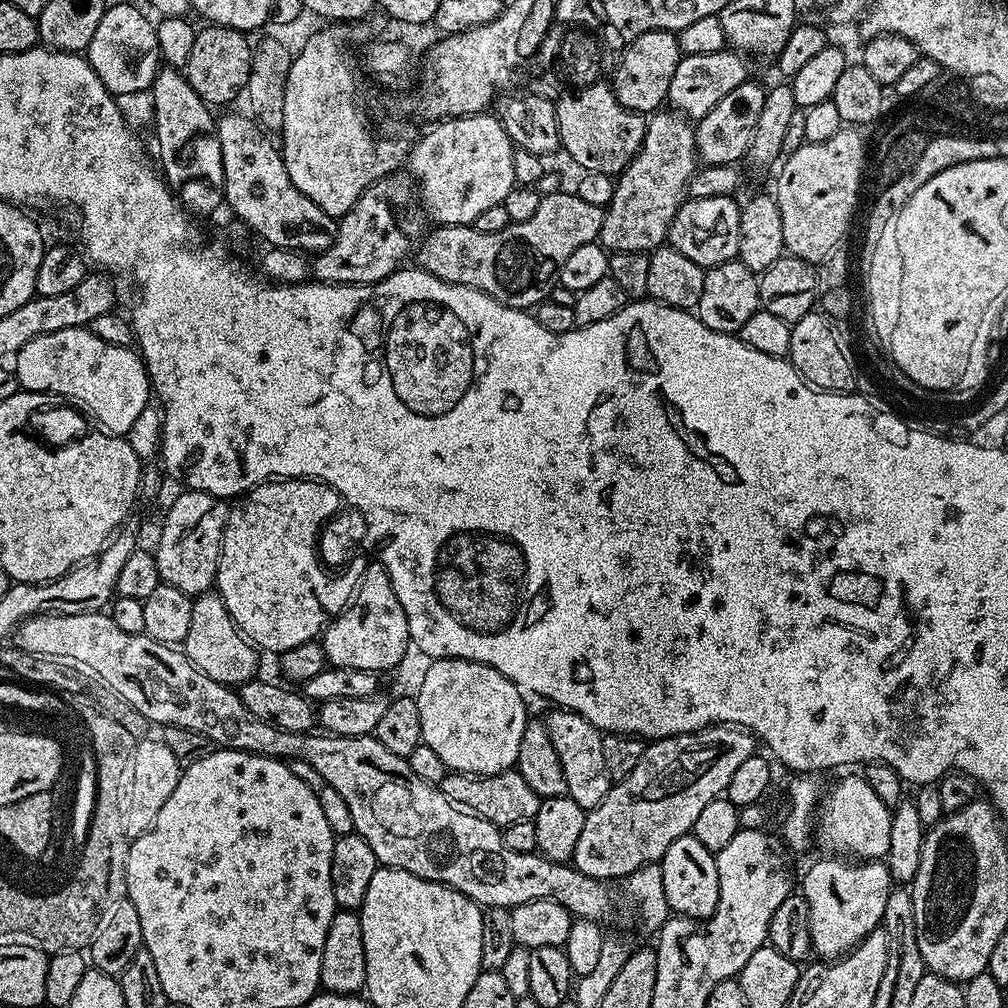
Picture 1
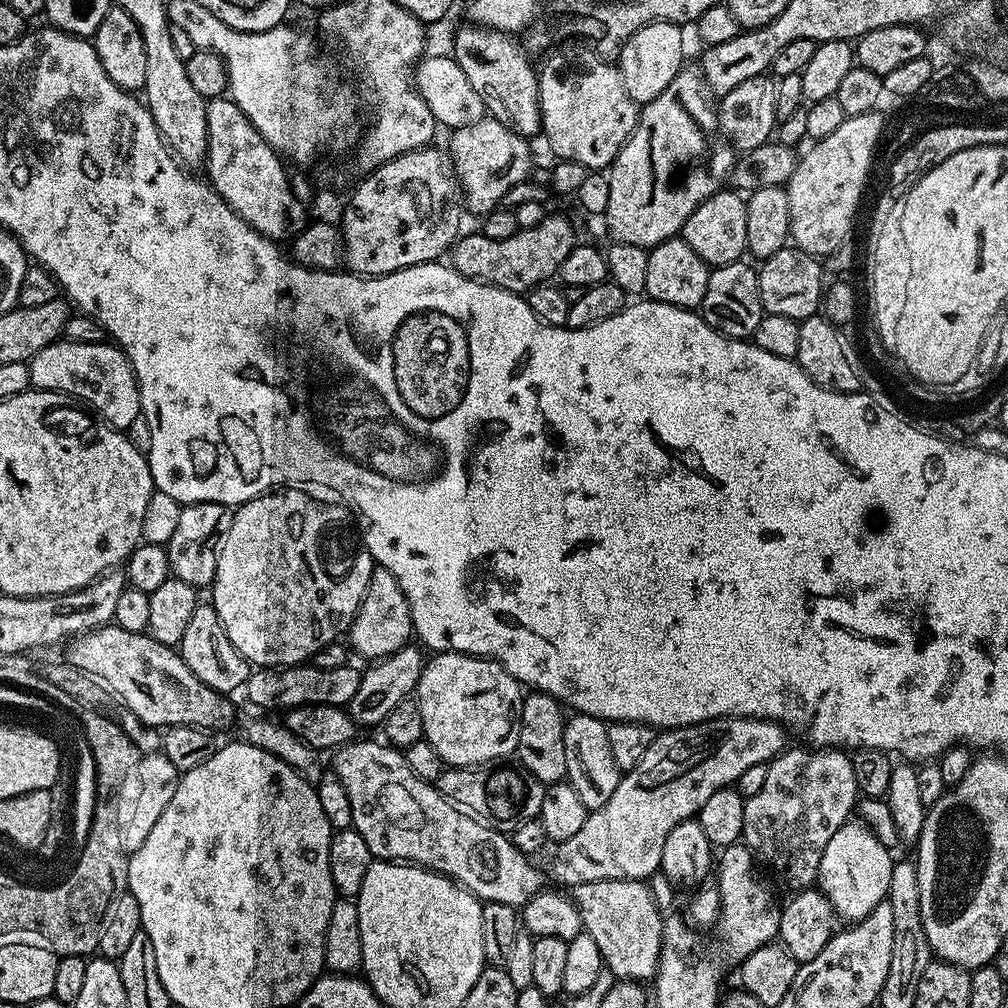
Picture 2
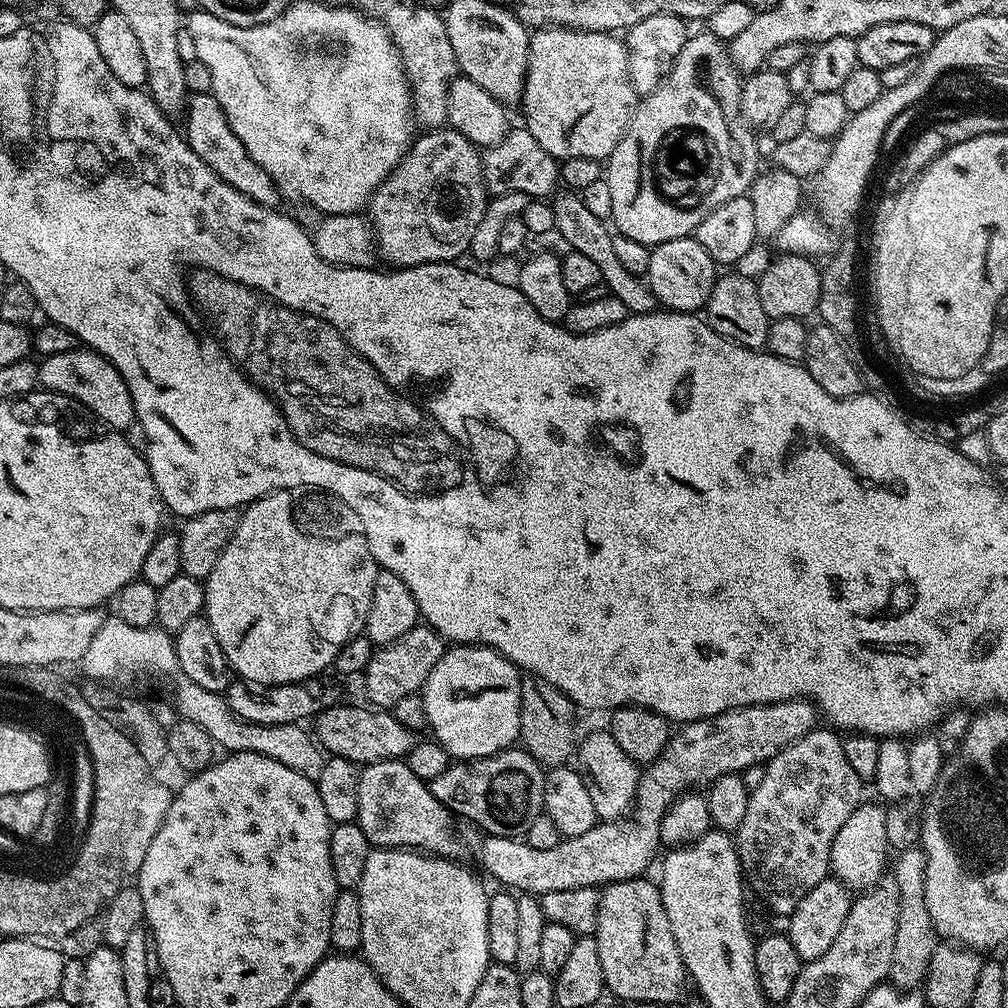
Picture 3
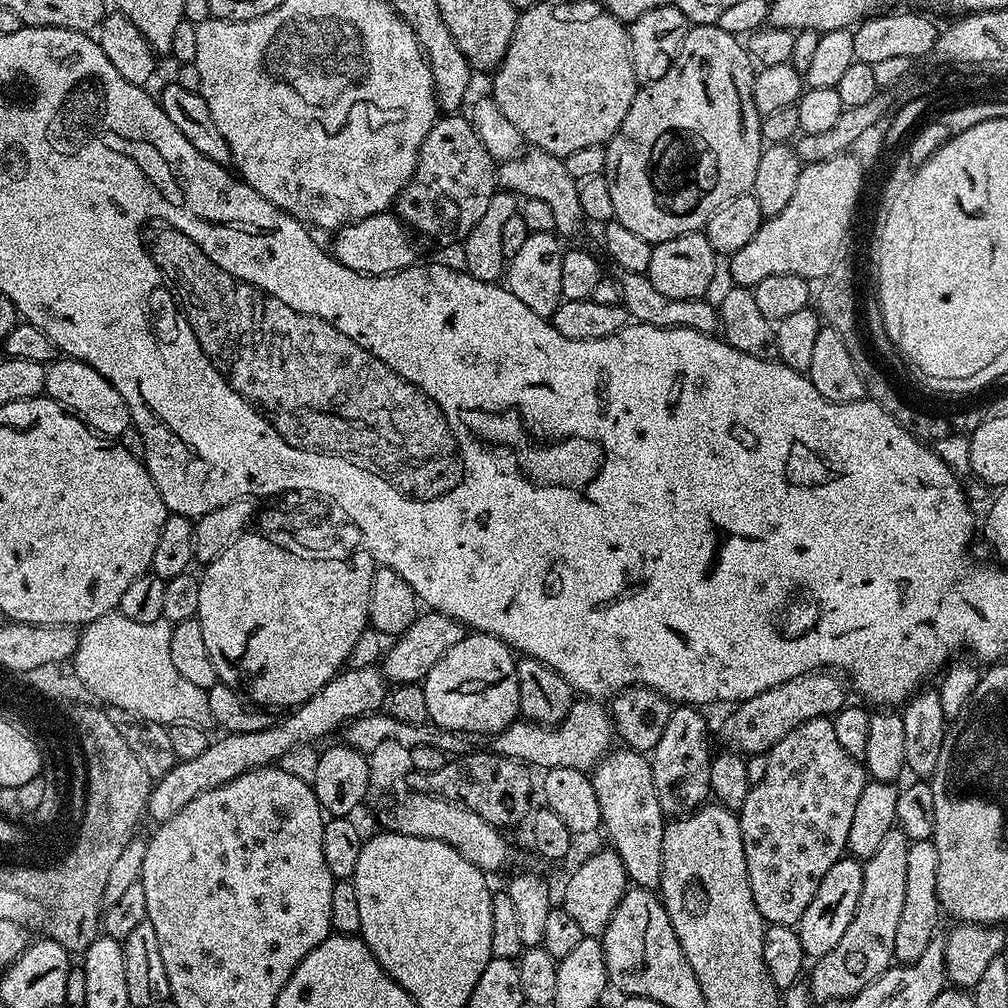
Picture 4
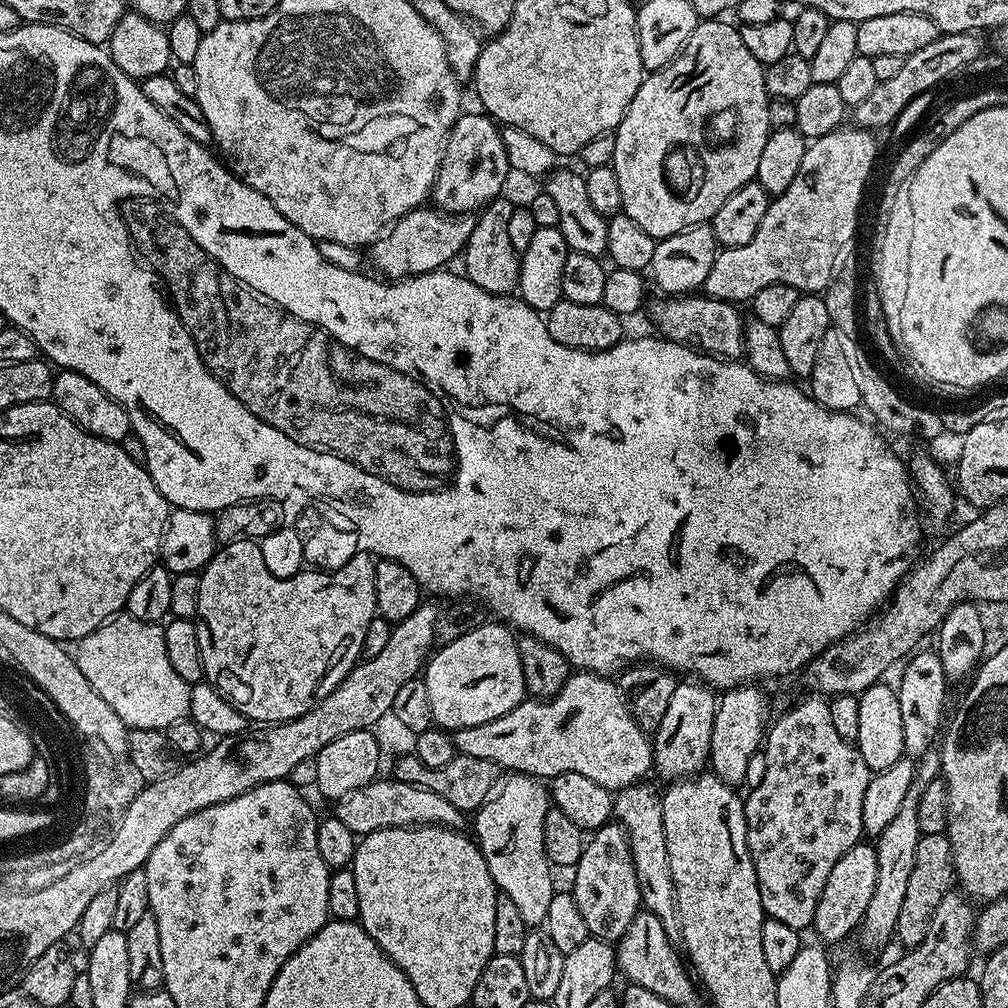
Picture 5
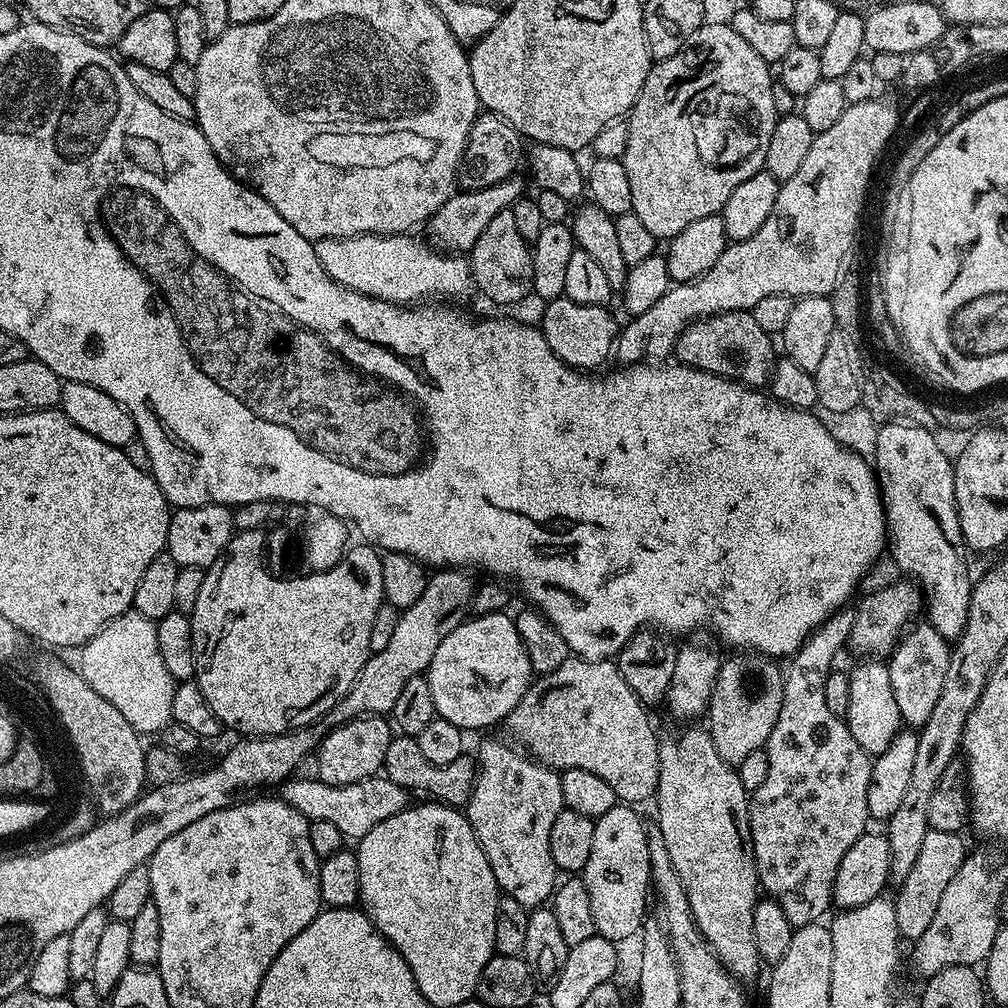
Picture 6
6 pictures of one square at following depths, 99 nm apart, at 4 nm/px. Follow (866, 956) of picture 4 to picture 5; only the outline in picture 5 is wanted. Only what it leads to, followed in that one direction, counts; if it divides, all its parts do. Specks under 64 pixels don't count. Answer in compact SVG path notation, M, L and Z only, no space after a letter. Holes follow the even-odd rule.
M935 747L926 750L915 761L916 773L910 782L910 790L906 790L906 798L902 798L902 806L880 836L875 837L878 854L878 878L874 881L874 895L870 897L870 906L866 906L866 914L860 922L858 937L868 948L880 948L896 935L898 913L902 910L902 901L906 895L906 885L910 874L914 871L914 857L918 851L918 842L922 835L918 826L918 798L922 798L922 790L930 786L930 782L941 779L940 753Z

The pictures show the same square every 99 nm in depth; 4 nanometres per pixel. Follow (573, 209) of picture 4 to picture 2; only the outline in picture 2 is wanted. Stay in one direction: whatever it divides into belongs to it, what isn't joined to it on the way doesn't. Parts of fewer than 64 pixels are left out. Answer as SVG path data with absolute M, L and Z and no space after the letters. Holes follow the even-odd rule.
M485 118L473 125L462 126L451 133L452 141L446 151L452 157L456 179L462 189L462 200L472 212L487 214L495 212L512 186L529 179L534 167L529 141L511 132L502 122Z

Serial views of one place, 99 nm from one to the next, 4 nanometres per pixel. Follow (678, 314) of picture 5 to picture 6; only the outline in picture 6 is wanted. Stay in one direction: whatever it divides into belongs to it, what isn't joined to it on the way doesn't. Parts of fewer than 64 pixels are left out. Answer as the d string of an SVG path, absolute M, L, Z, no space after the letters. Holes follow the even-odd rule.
M751 311L747 312L720 312L716 316L706 316L703 320L695 320L682 333L676 342L674 356L679 363L688 364L703 372L715 376L725 376L727 380L736 380L740 384L747 384L750 388L763 389L771 381L772 370L776 366L778 352L772 349L773 337L758 322L754 322Z

